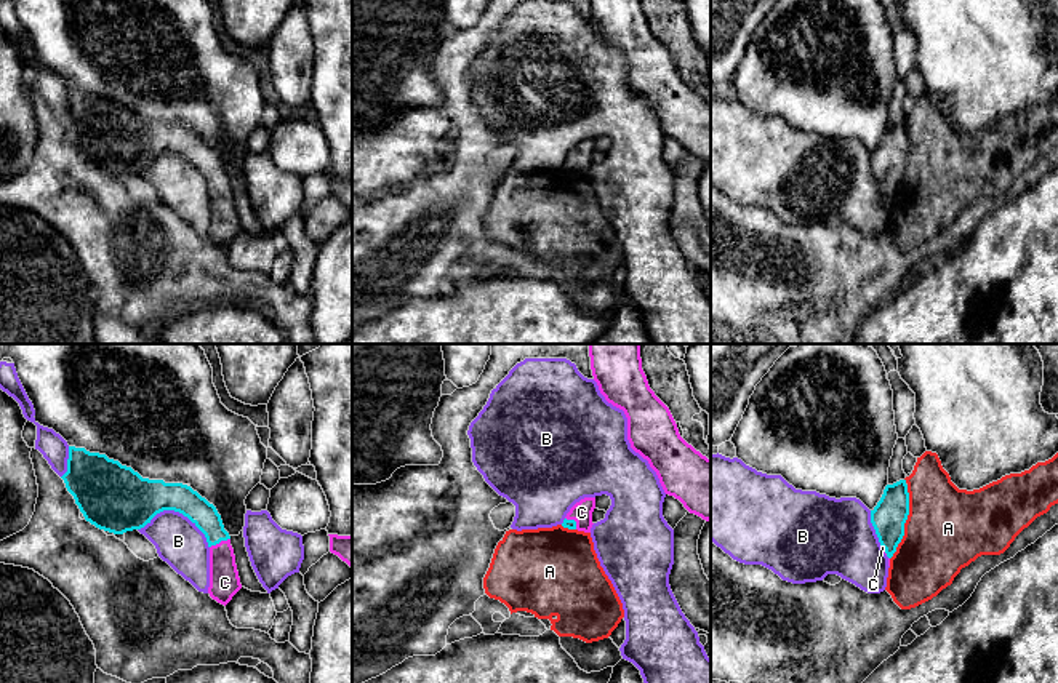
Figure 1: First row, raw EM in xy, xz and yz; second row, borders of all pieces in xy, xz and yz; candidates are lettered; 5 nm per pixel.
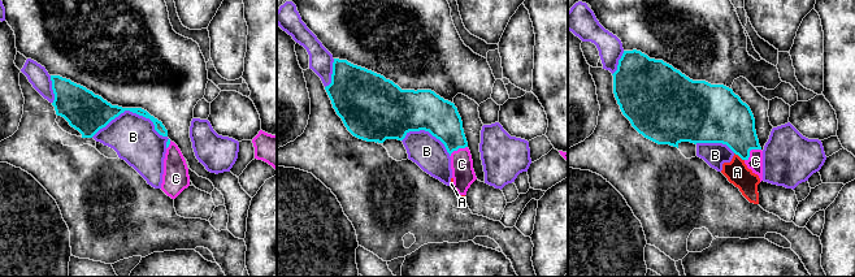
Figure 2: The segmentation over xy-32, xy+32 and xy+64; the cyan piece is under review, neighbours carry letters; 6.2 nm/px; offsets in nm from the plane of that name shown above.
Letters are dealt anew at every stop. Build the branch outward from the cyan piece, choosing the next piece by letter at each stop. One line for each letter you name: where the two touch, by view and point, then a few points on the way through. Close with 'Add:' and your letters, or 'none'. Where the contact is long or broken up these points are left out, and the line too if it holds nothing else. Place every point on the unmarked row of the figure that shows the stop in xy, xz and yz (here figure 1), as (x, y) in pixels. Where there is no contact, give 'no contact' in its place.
C: xy (220, 183) | across xy (189, 144), (210, 165), (220, 183), (224, 224)
Add: C

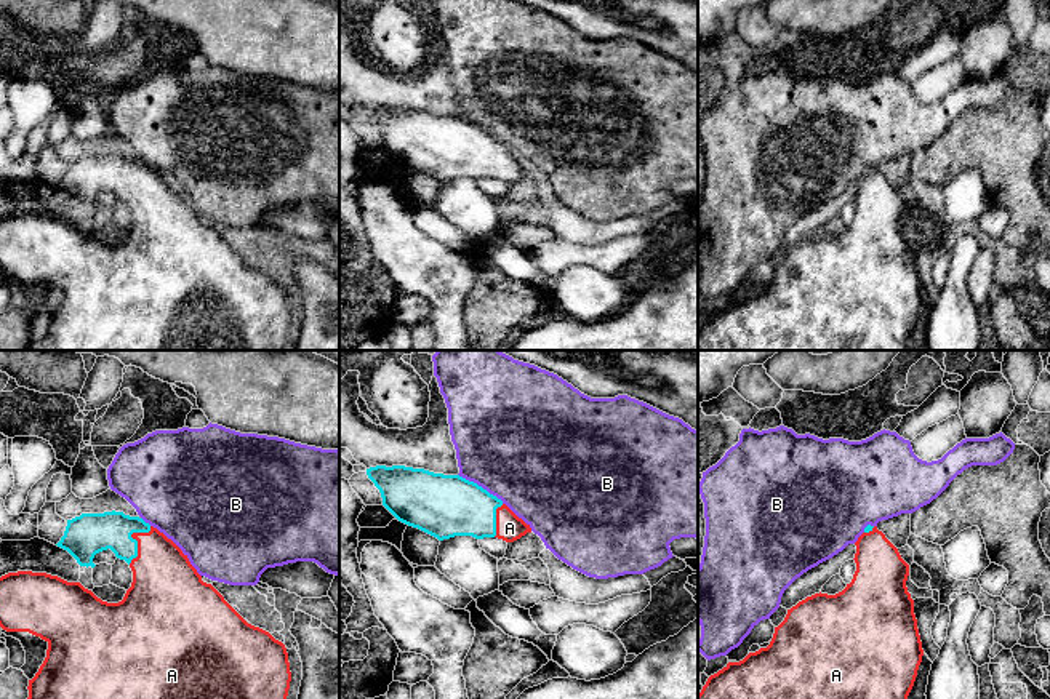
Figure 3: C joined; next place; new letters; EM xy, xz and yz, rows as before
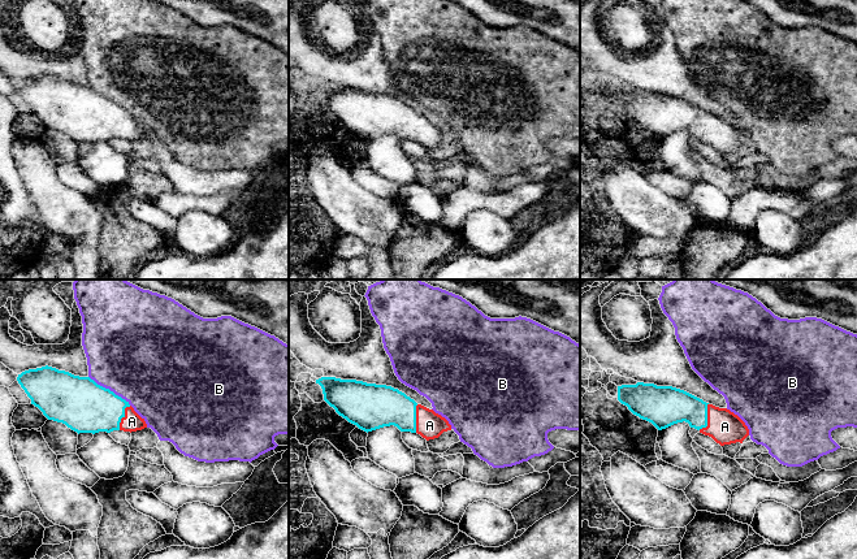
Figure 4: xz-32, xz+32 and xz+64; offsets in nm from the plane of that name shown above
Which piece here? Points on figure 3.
A: xy (135, 181) | across xy (85, 178), (127, 178), (135, 181), (156, 202), (164, 221)
Add: A

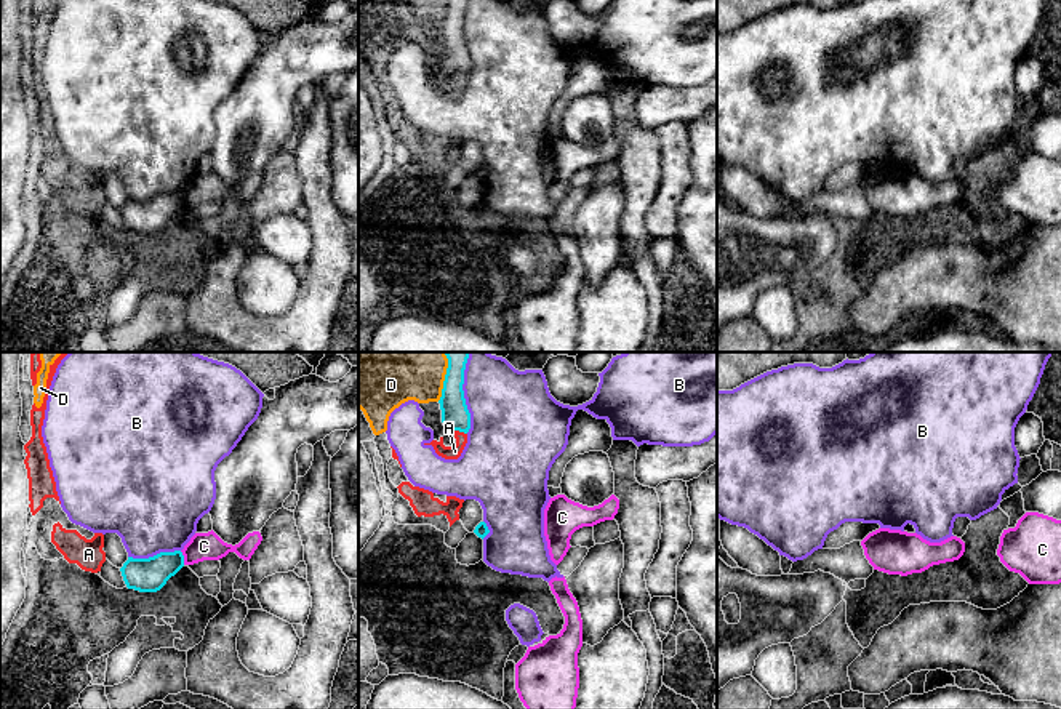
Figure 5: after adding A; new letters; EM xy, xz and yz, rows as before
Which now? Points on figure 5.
Add: none

